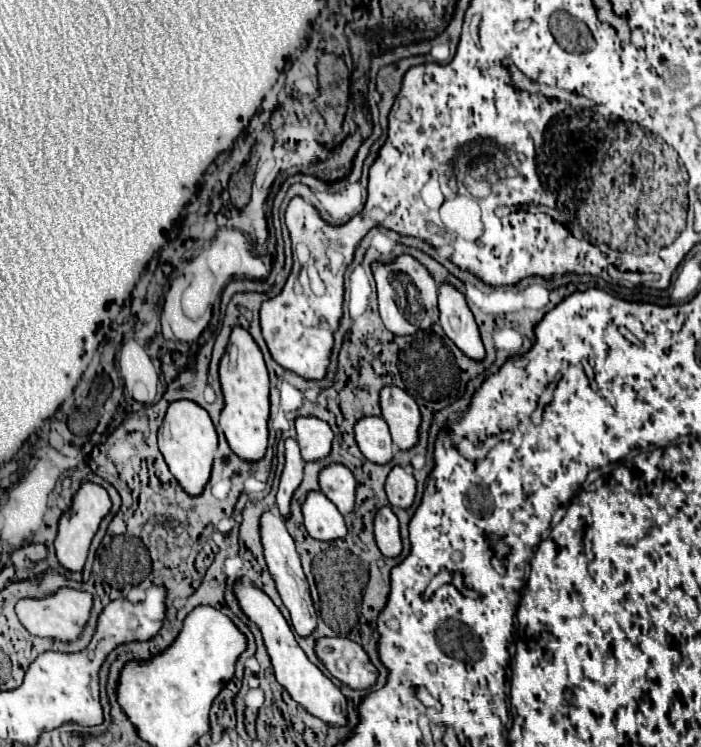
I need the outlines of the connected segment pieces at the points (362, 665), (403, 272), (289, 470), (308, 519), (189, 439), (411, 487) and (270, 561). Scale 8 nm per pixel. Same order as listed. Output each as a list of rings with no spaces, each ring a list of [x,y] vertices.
[[[321,638],[317,642],[317,656],[323,660],[327,670],[337,680],[341,680],[343,684],[347,684],[353,690],[369,690],[377,684],[377,668],[371,664],[367,652],[349,638]]]
[[[403,254],[393,264],[373,264],[373,274],[377,282],[381,320],[389,332],[395,336],[407,336],[417,330],[429,330],[439,320],[437,282],[413,256]]]
[[[289,438],[285,442],[285,468],[281,474],[281,484],[277,490],[277,514],[287,520],[291,516],[291,498],[295,494],[295,490],[299,488],[301,480],[303,480],[303,466],[305,462],[299,456],[299,446],[293,438]]]
[[[309,492],[303,504],[303,516],[305,516],[305,528],[309,536],[315,540],[331,542],[347,534],[347,524],[343,514],[321,492]]]
[[[191,400],[173,402],[159,428],[159,450],[183,492],[189,496],[201,496],[211,478],[211,464],[217,450],[217,432],[209,414]]]
[[[395,466],[387,476],[385,492],[387,492],[387,498],[389,498],[391,506],[407,510],[407,508],[411,508],[411,504],[415,500],[417,482],[415,482],[411,472],[407,472],[401,466]]]
[[[265,512],[261,516],[261,542],[263,542],[269,572],[275,578],[277,590],[279,590],[279,594],[283,598],[283,604],[291,612],[291,622],[293,622],[295,632],[299,636],[303,636],[303,638],[311,636],[315,632],[315,628],[317,628],[317,610],[313,606],[309,582],[307,582],[307,576],[305,576],[303,568],[301,568],[301,560],[299,560],[299,554],[295,550],[295,542],[291,538],[291,534],[287,532],[285,522],[281,518],[277,518],[273,512]]]

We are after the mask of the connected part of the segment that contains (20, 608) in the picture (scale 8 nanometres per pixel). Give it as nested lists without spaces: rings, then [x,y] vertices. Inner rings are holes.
[[[69,588],[59,590],[55,596],[51,596],[47,600],[21,600],[15,606],[21,624],[33,636],[59,640],[59,642],[75,642],[81,636],[83,628],[87,626],[91,608],[93,608],[93,596],[91,594],[79,592],[79,590],[69,590]]]

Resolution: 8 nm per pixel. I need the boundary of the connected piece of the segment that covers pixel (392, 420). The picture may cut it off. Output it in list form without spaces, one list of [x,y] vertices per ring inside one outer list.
[[[387,386],[381,390],[383,420],[391,428],[393,442],[401,450],[411,450],[419,442],[421,412],[417,402],[401,388]]]

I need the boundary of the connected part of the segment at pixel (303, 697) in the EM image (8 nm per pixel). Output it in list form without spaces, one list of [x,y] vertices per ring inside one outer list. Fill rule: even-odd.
[[[237,584],[235,586],[239,604],[243,608],[243,612],[261,628],[263,632],[263,640],[267,646],[267,652],[271,656],[273,668],[275,668],[275,678],[277,682],[291,694],[291,698],[301,704],[307,712],[311,712],[313,716],[317,716],[319,720],[327,722],[331,728],[341,728],[347,726],[347,698],[341,694],[341,690],[305,656],[305,652],[299,648],[295,634],[291,632],[287,620],[283,618],[283,614],[279,612],[279,608],[271,602],[271,598],[261,592],[255,586],[245,586],[245,584]]]

